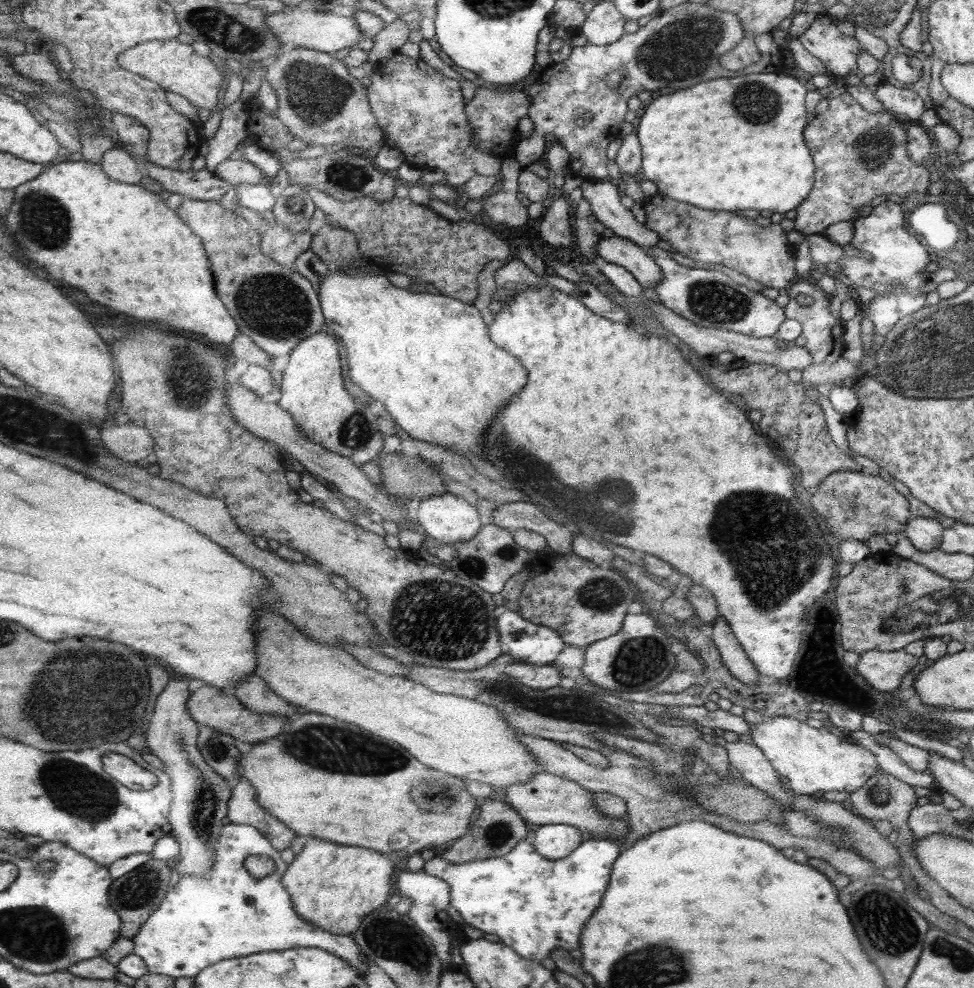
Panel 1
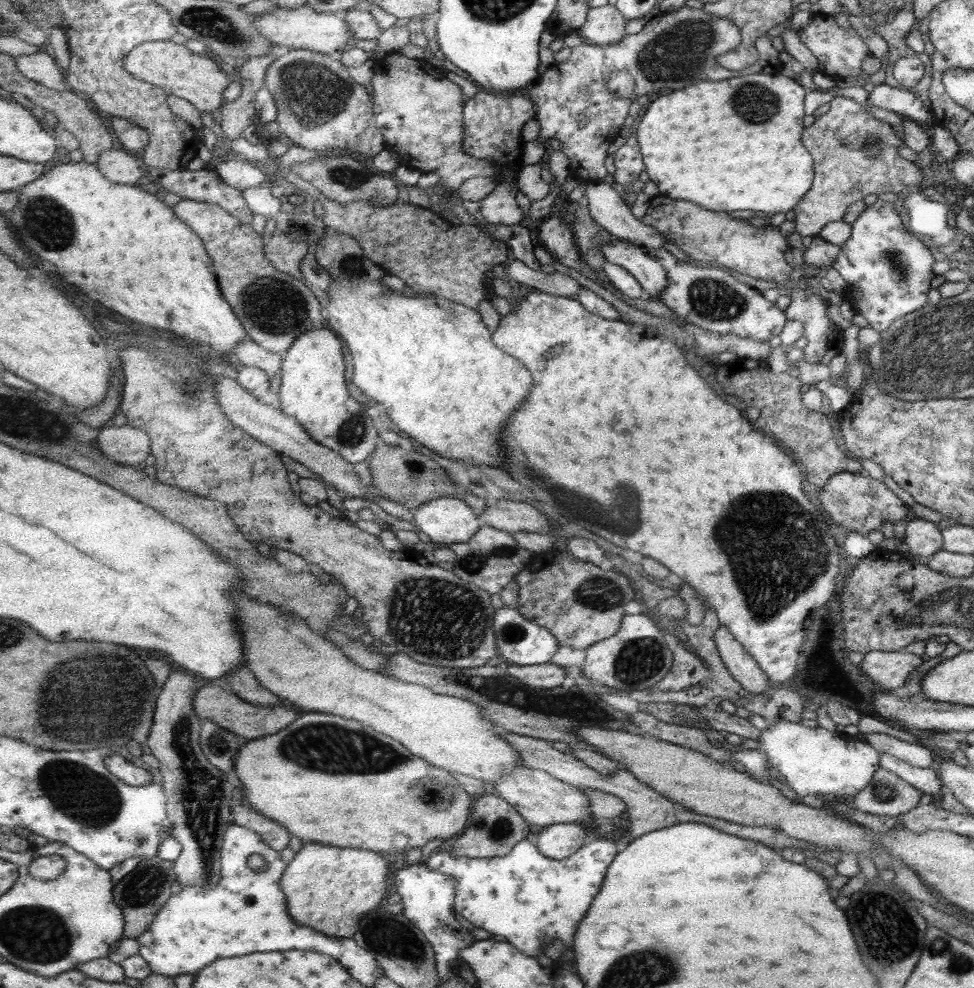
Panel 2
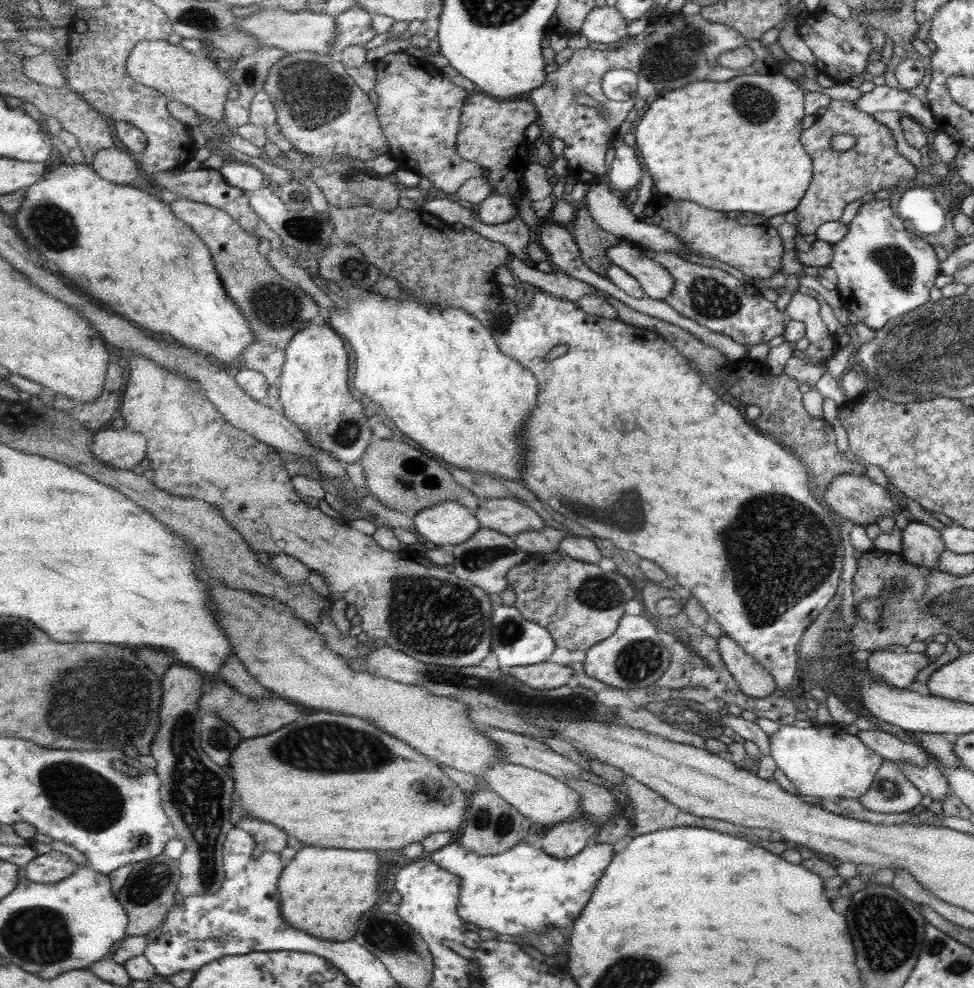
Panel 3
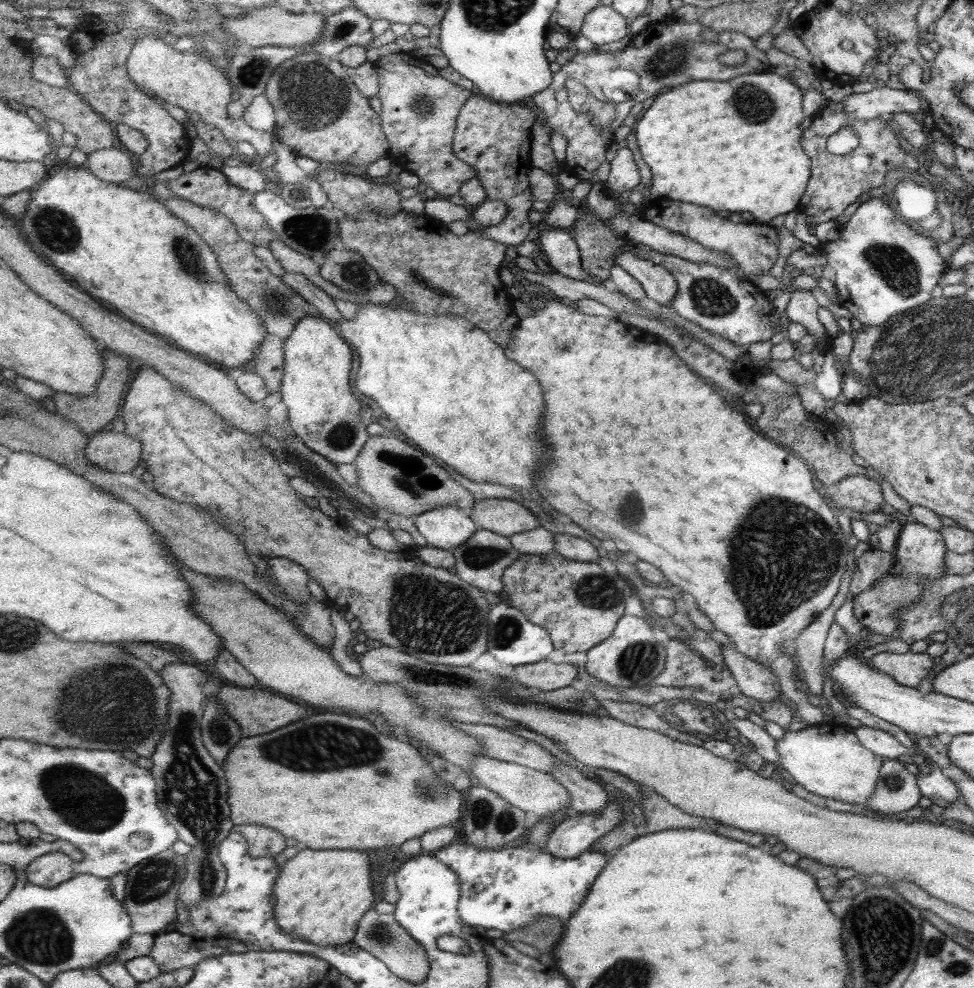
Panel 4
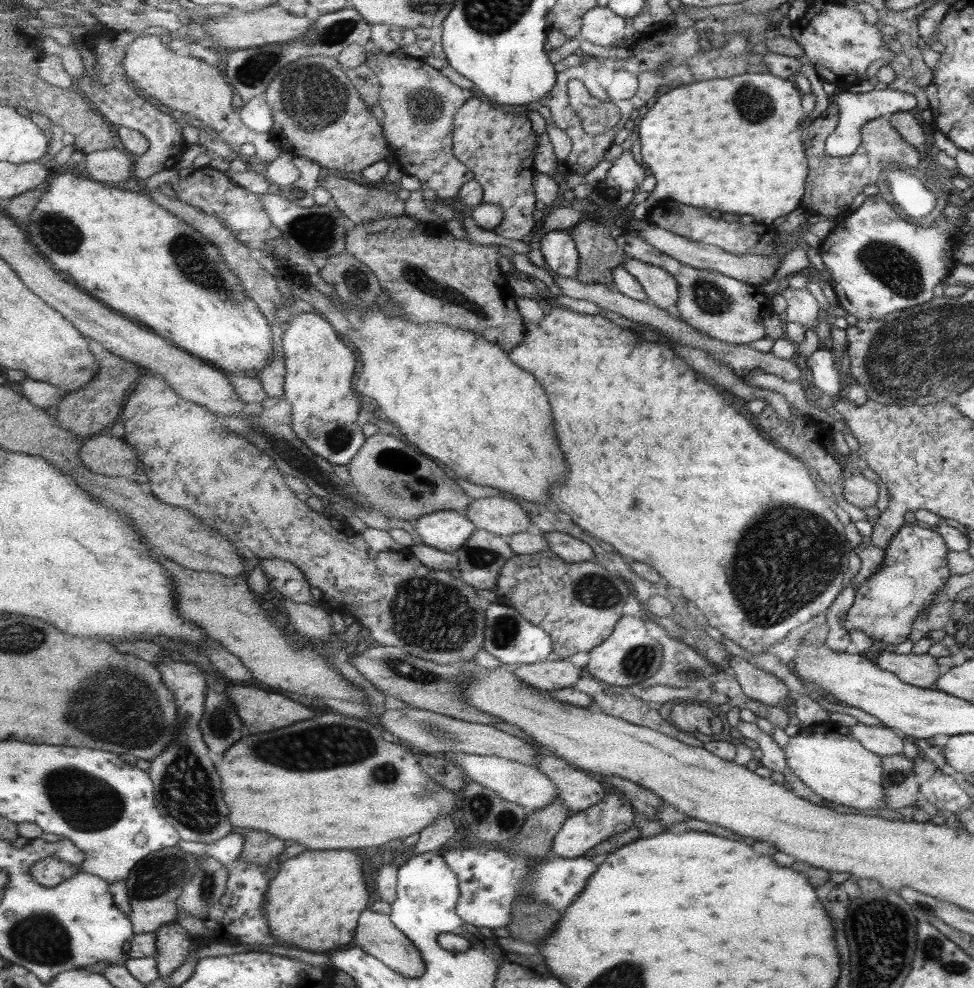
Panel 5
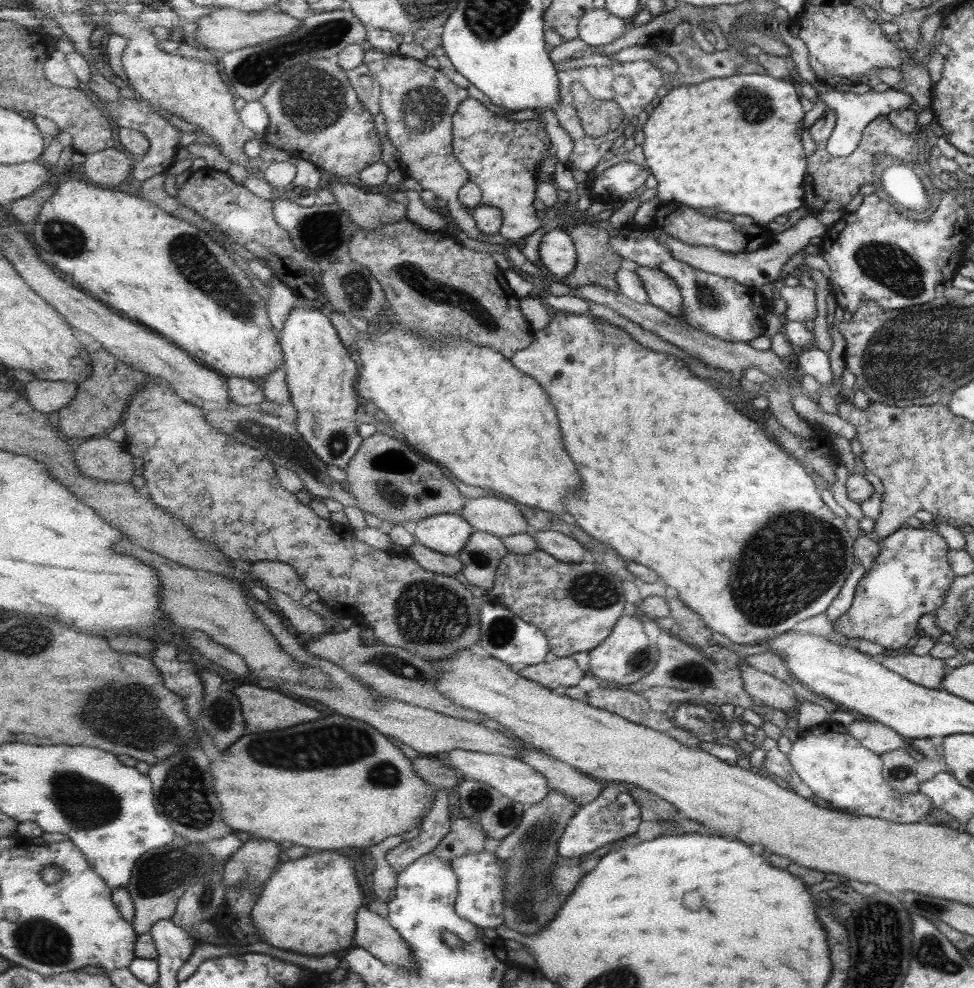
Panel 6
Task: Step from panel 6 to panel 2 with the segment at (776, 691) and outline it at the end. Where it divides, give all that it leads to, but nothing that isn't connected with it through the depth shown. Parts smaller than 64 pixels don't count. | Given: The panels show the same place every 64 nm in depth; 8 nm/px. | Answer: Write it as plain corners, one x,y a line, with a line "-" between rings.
718,626
710,635
716,651
726,671
751,694
763,693
769,687
766,674
759,665
745,652
745,649
734,639
724,626

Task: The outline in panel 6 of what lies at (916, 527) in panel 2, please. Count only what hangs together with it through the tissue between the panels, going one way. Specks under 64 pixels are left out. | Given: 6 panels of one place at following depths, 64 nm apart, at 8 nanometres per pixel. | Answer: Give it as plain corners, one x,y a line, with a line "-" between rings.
906,524
880,540
874,563
858,580
851,607
832,622
834,632
845,635
850,644
855,644
858,638
863,638
883,646
885,650
905,647
907,640
916,634
919,617
933,613
943,605
944,596
955,577
947,562
947,549
948,546
939,533
923,527
915,529

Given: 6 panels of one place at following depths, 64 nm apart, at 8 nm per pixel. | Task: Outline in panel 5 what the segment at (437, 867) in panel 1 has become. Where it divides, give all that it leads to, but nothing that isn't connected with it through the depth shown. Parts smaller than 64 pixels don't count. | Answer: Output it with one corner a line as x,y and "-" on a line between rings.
482,846
477,847
457,847
451,851
443,852
444,859
450,868
458,874
460,881
460,899
458,900
457,911
459,916
463,917
473,926
487,926
487,928
509,928
513,923
513,902
519,899
531,898
541,902
541,904
551,904
553,908
565,912
573,900
577,900
587,884
587,880
597,872
599,866
593,864
591,857
580,856
574,859
563,858
562,856
549,856
543,864
531,864
527,856
510,852
507,850
485,850

